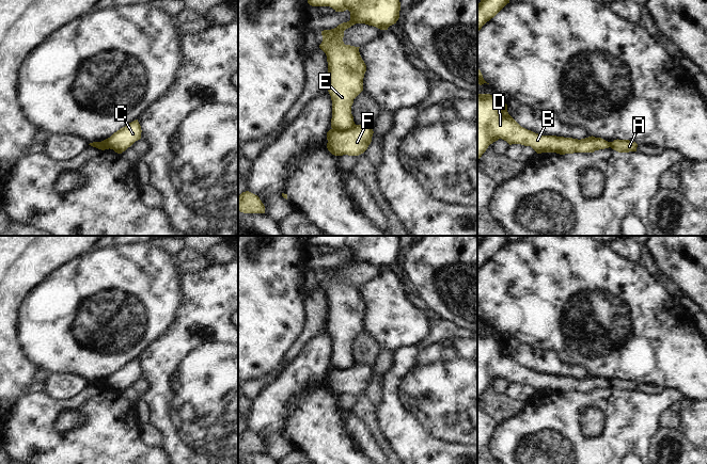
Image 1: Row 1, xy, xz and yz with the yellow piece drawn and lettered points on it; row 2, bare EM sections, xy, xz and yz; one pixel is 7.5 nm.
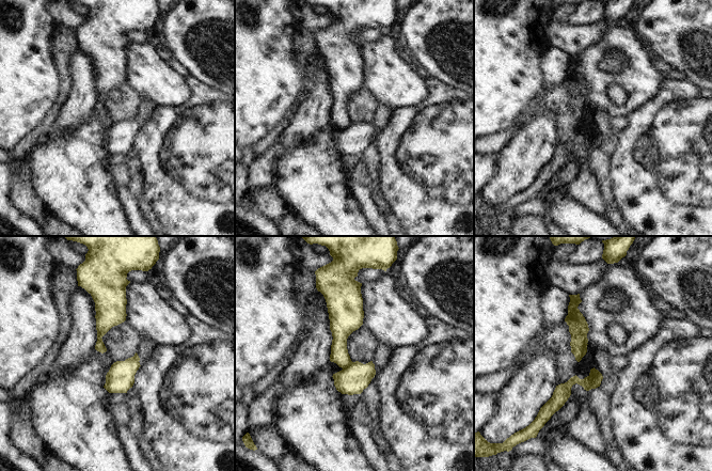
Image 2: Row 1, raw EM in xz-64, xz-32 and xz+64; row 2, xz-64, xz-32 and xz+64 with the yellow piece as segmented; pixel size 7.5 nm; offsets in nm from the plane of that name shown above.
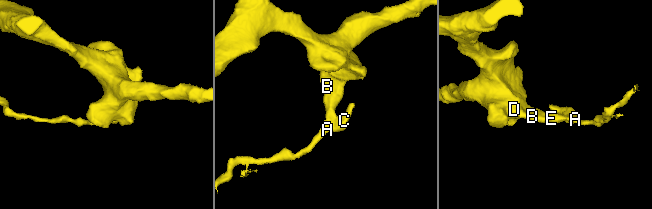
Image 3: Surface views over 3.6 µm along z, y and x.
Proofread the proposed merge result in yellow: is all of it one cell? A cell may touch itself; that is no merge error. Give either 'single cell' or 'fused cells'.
fused cells

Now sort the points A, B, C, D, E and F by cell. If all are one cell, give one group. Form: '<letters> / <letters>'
A C F / B D E

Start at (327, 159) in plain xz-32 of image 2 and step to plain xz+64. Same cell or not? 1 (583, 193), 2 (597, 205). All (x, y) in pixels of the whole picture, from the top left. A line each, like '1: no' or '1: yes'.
1: no
2: no

